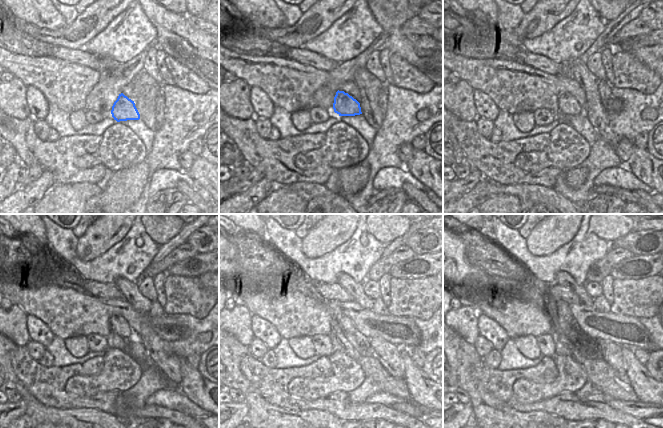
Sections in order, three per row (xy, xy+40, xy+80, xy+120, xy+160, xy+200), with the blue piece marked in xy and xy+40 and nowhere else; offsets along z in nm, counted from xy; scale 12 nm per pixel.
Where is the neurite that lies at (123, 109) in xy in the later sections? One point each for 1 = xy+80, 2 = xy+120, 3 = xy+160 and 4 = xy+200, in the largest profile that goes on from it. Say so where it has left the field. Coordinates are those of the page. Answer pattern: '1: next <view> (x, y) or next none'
1: next xy+80 (568, 105)
2: next xy+120 (118, 324)
3: next xy+160 (345, 322)
4: next xy+200 (558, 310)

